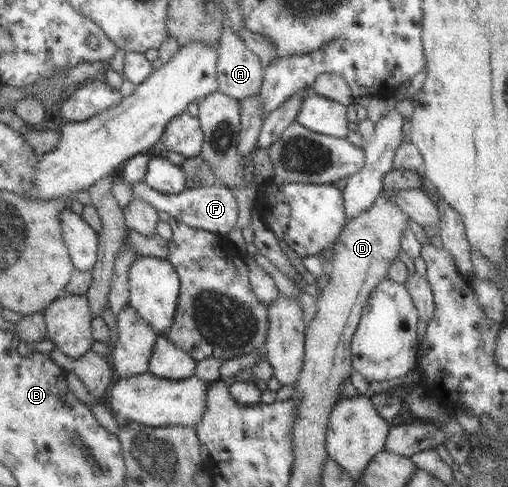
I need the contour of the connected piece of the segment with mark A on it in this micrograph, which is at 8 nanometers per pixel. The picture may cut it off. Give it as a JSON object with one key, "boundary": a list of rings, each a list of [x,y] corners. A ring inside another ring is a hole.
{"boundary":[[[227,17],[221,39],[216,72],[220,91],[240,100],[261,93],[266,72],[263,61],[247,48]]]}

